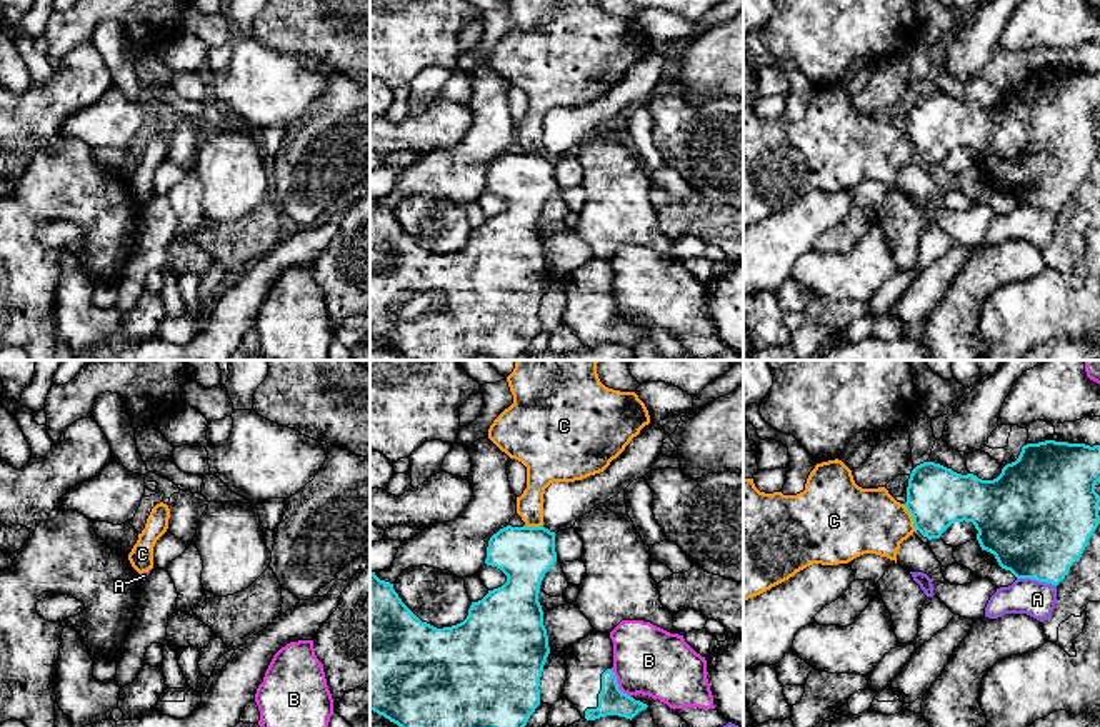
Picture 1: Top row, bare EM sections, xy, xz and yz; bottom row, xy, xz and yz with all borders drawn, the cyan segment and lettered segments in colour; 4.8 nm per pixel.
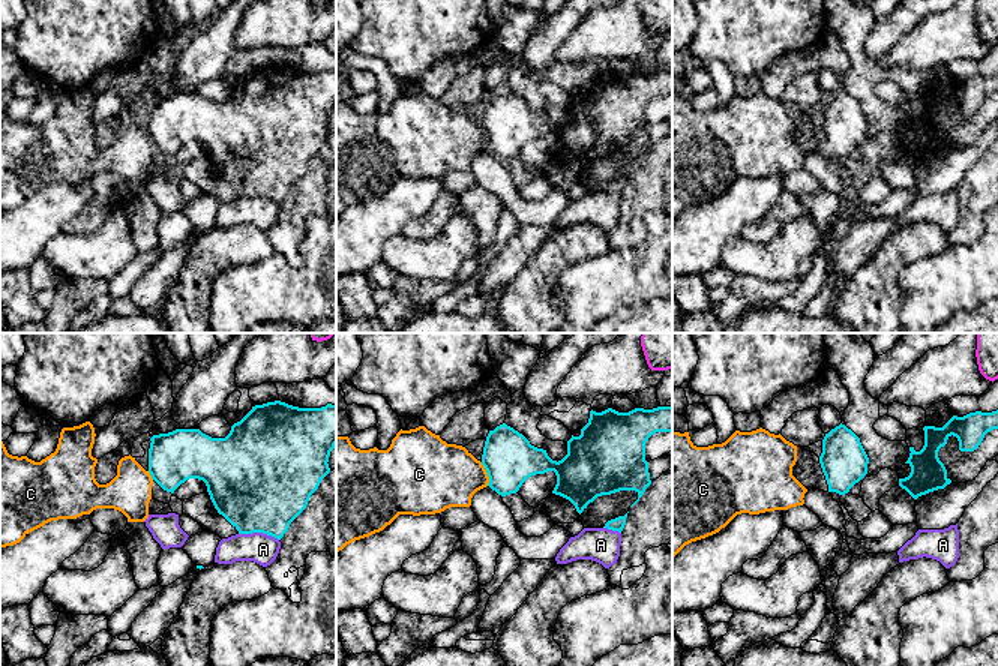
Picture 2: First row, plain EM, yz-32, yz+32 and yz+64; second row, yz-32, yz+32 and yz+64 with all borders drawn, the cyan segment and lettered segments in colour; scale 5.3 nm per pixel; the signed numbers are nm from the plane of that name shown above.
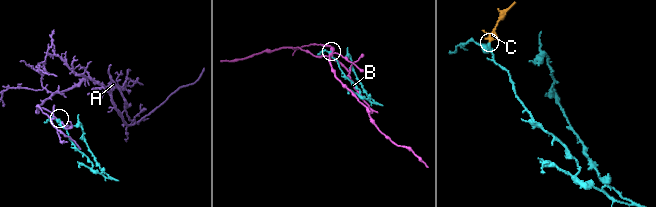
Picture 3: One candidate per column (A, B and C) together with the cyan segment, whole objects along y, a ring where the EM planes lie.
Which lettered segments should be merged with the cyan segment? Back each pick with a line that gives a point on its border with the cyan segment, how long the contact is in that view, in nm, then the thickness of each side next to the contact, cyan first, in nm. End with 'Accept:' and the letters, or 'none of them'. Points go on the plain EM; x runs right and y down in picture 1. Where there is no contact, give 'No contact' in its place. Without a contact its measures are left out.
Accept: none of them

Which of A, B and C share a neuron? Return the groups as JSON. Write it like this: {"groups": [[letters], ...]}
{"groups": [["A"], ["B"], ["C"]]}

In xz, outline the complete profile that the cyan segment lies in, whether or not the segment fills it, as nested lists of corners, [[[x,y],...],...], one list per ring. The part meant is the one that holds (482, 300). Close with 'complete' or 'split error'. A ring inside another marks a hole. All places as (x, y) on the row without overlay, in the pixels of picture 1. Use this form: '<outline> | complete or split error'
[[[507,152],[488,167],[485,190],[500,195],[507,208],[472,228],[463,248],[437,255],[422,248],[398,223],[393,210],[370,198],[370,337],[407,360],[518,360],[540,332],[540,303],[550,280],[538,228],[545,200],[555,192],[555,158],[540,153]]] | complete

